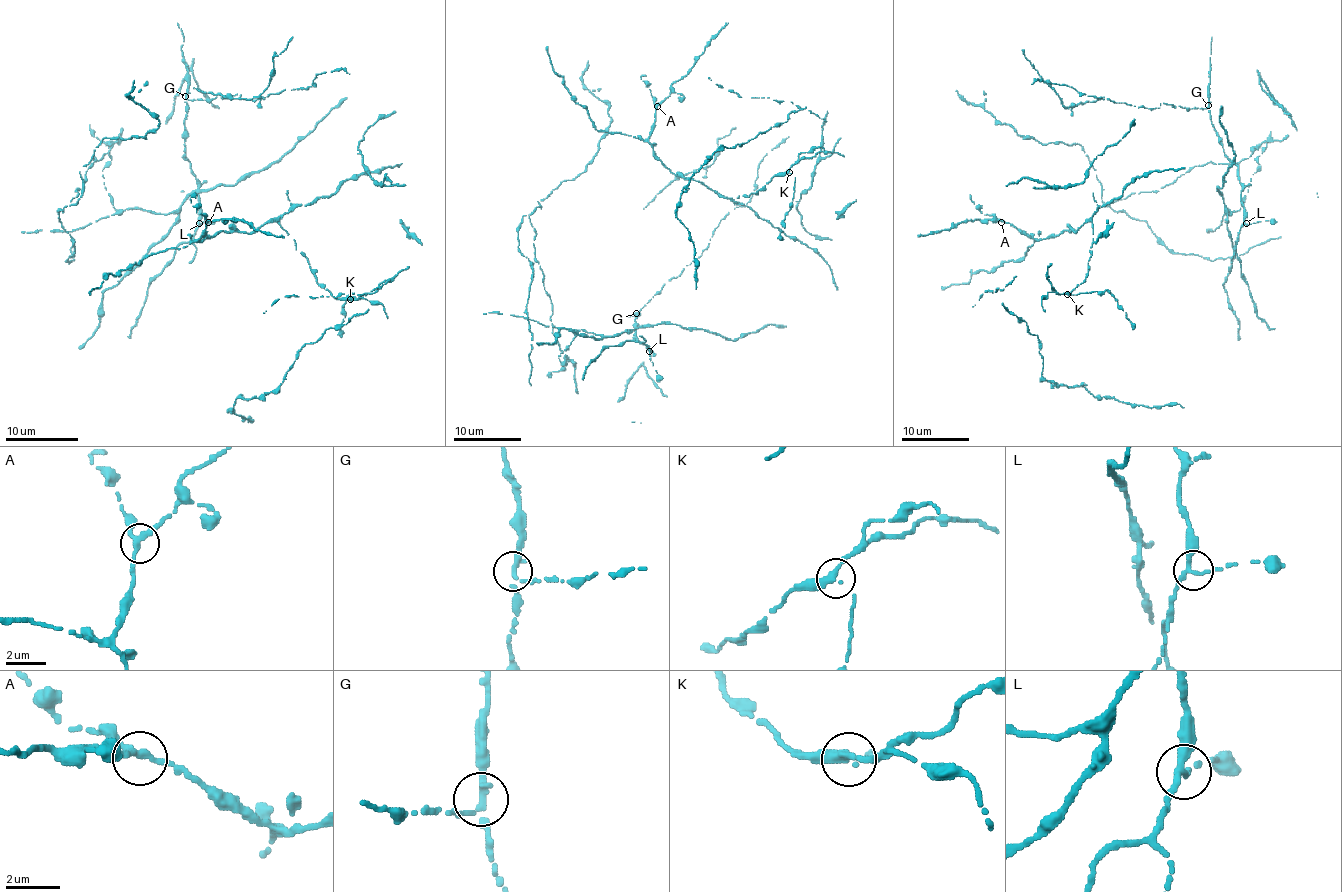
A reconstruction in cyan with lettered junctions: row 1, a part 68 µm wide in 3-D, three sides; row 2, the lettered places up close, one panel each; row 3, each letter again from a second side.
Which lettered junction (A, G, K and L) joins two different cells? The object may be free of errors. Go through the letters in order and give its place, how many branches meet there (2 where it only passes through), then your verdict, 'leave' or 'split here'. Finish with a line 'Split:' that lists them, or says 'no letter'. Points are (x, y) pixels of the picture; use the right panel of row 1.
A: place (1001, 222); branches 3; leave
G: place (1208, 105); branches 3; split here
K: place (1067, 294); branches 3; leave
L: place (1246, 223); branches 3; leave
Split: G

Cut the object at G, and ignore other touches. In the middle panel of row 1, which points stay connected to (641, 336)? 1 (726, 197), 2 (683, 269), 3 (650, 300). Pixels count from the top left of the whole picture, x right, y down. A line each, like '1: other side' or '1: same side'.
1: same side
2: other side
3: other side

